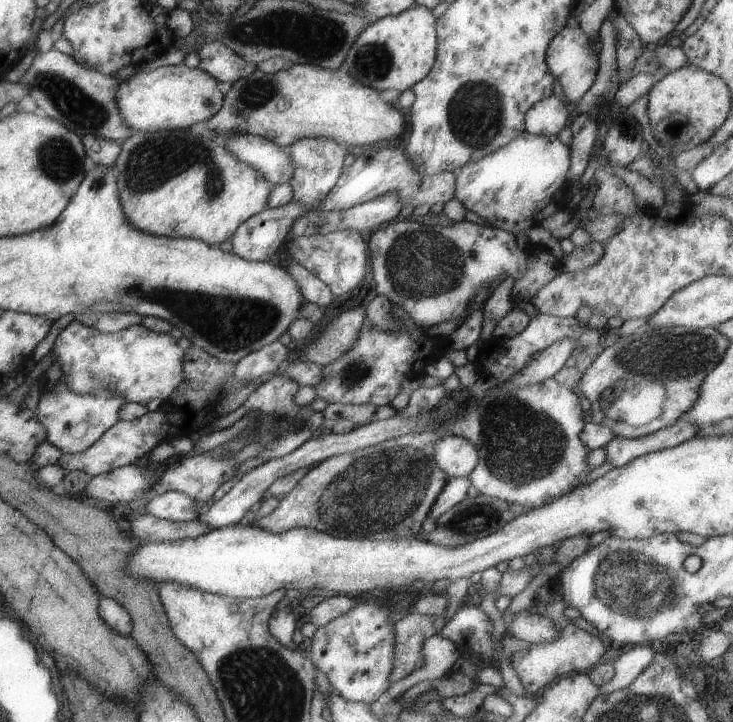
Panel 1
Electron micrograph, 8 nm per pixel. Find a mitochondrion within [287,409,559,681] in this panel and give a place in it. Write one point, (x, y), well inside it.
(380, 492)

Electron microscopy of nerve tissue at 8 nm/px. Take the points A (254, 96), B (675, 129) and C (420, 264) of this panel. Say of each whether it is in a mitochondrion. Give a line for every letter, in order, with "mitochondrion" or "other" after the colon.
A: mitochondrion
B: other
C: mitochondrion

